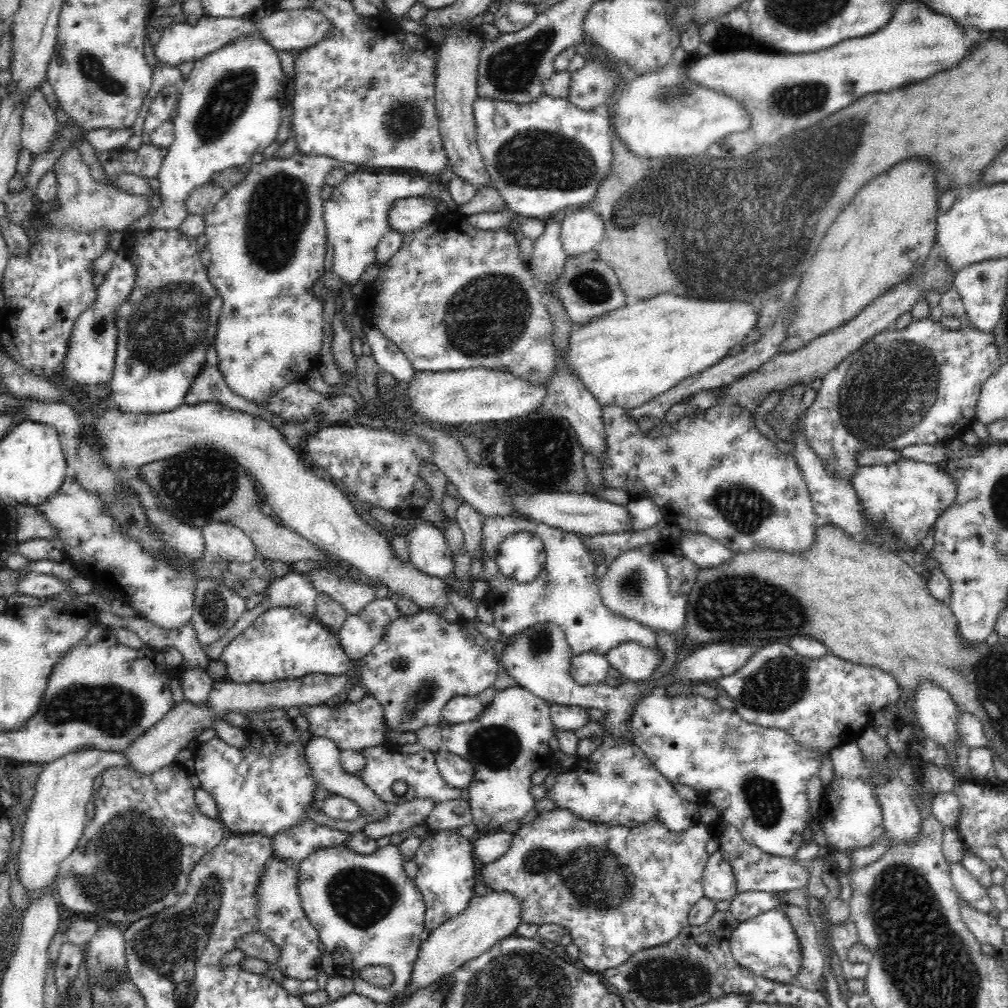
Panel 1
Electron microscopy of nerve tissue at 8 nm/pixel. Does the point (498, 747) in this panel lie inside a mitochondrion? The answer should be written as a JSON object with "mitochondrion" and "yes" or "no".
{"mitochondrion":"yes"}

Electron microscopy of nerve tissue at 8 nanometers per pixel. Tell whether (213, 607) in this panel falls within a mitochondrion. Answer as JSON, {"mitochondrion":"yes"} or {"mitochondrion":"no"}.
{"mitochondrion":"yes"}

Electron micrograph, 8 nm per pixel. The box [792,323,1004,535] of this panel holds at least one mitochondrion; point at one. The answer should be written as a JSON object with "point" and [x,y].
{"point":[895,387]}

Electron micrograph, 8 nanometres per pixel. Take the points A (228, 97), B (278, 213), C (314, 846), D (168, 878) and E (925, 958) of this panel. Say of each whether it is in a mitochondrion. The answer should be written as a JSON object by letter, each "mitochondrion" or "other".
{"A":"mitochondrion","B":"mitochondrion","C":"other","D":"mitochondrion","E":"mitochondrion"}

